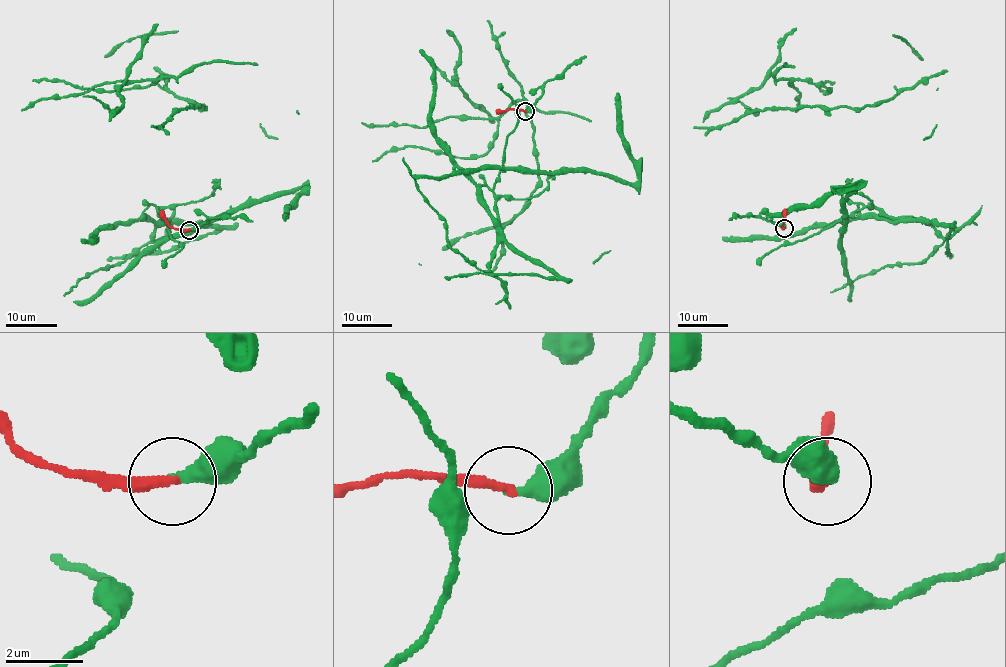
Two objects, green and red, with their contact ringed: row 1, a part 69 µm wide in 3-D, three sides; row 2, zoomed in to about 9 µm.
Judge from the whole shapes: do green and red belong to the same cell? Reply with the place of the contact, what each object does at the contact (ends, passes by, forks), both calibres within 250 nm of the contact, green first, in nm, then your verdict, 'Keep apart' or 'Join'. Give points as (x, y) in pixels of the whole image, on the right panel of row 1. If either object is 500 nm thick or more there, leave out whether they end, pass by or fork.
Place: (784, 228). At the ring green ends. At the ring red ends. Thickness 380 nm (green) against 280 nm. Join

